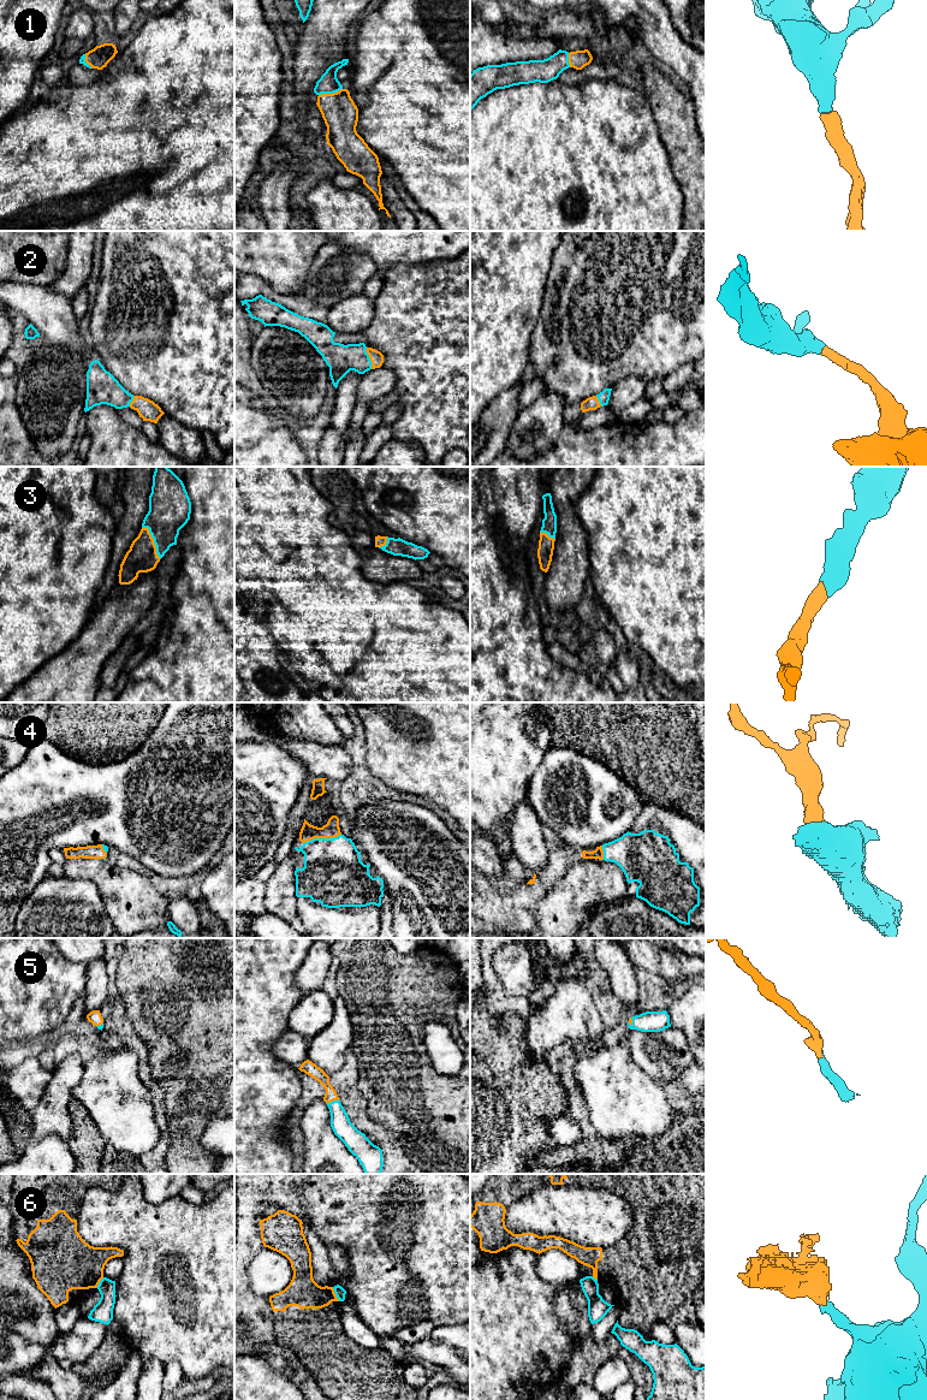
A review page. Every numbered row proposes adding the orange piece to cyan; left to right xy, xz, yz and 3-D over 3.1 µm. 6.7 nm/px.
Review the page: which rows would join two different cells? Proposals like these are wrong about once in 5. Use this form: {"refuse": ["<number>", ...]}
{"refuse": ["6"]}

